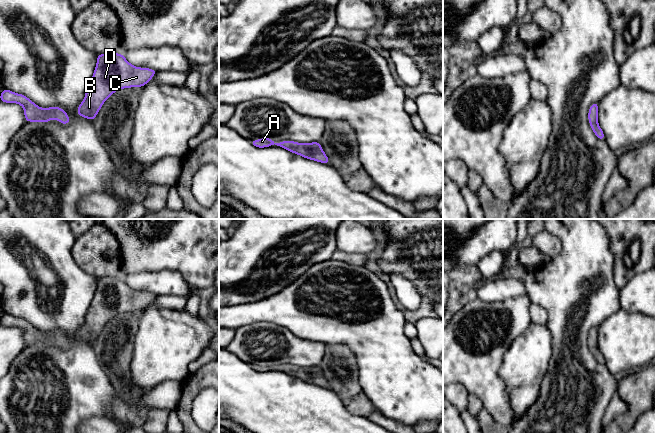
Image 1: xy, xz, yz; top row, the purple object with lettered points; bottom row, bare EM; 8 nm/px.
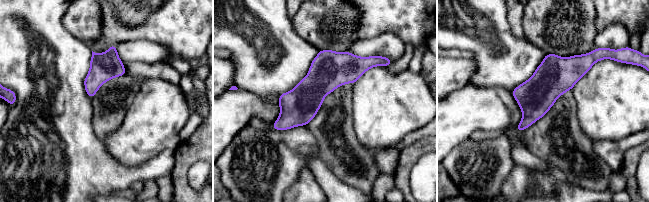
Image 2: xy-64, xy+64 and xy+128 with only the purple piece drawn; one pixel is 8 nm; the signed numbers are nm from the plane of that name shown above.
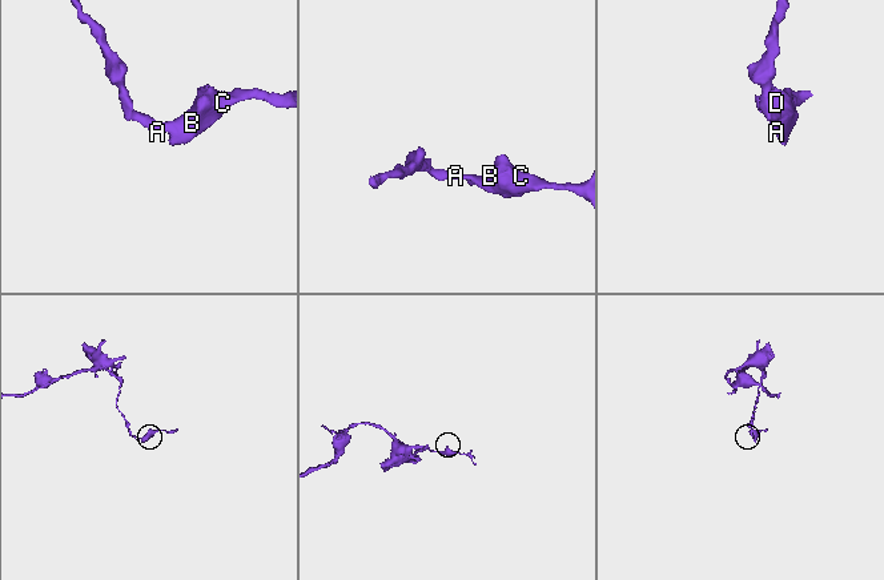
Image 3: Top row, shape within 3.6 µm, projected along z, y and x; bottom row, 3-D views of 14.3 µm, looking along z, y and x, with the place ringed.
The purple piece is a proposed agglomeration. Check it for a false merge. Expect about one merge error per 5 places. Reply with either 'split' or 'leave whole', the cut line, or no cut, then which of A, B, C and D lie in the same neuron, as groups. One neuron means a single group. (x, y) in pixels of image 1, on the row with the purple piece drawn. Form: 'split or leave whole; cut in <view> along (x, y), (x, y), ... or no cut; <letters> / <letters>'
leave whole; no cut; A B C D

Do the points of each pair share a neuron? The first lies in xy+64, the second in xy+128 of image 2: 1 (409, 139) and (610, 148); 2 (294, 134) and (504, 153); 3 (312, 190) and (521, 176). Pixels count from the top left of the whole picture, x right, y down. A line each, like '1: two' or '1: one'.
1: one
2: one
3: one

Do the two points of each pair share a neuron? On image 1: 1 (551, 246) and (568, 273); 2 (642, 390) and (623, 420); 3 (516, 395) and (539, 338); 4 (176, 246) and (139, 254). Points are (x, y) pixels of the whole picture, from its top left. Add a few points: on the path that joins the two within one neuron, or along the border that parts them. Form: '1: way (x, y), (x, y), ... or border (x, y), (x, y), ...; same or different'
1: border (548, 232), (561, 243), (561, 250), (553, 258); different
2: way (638, 397), (637, 404), (630, 413); same
3: way (522, 381), (522, 369), (530, 352); same
4: way (167, 246), (148, 246); same

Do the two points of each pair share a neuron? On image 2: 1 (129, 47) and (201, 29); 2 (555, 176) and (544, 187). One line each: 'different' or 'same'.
1: different
2: same

